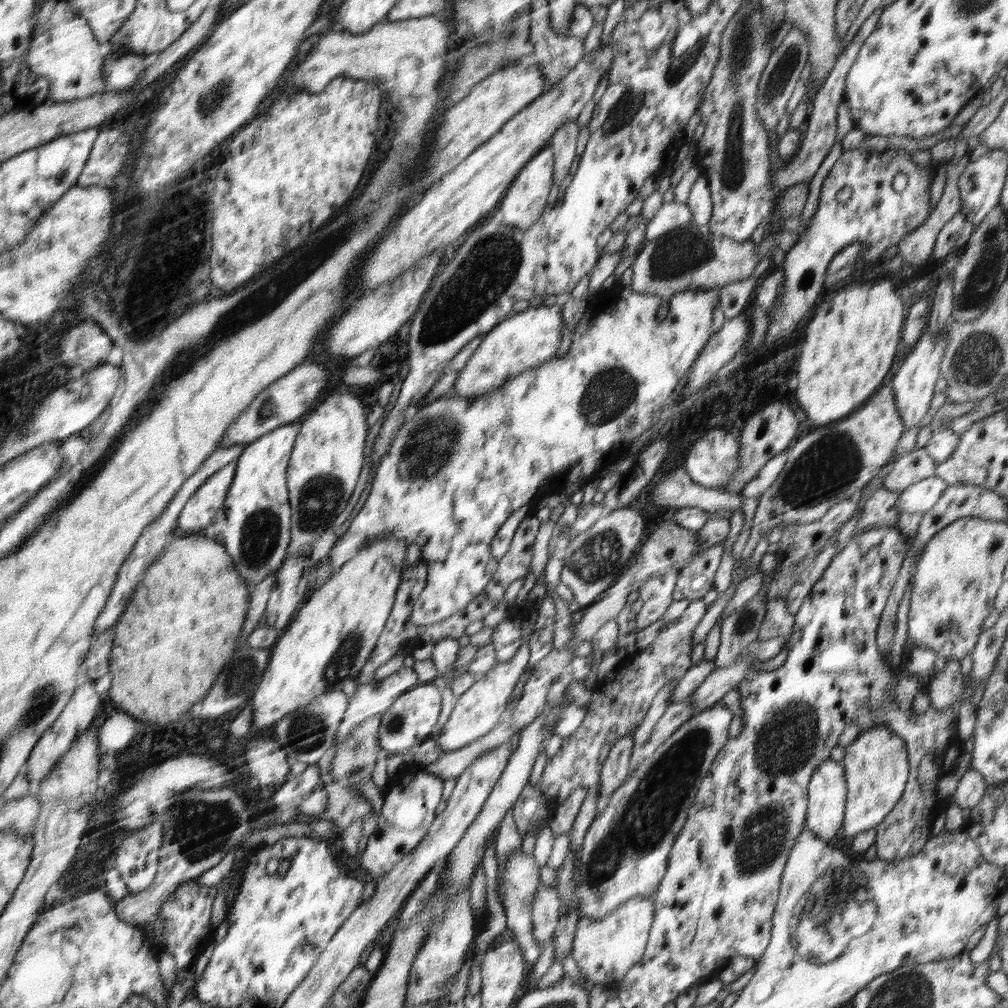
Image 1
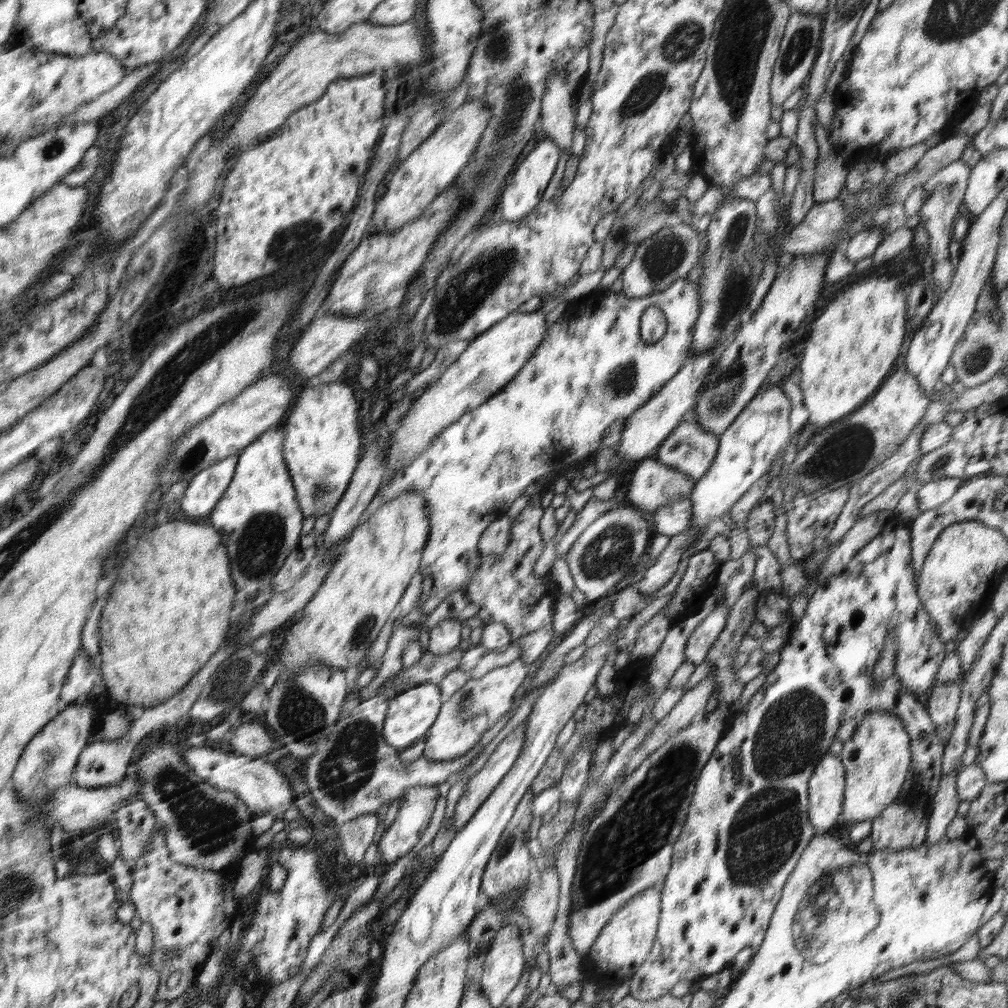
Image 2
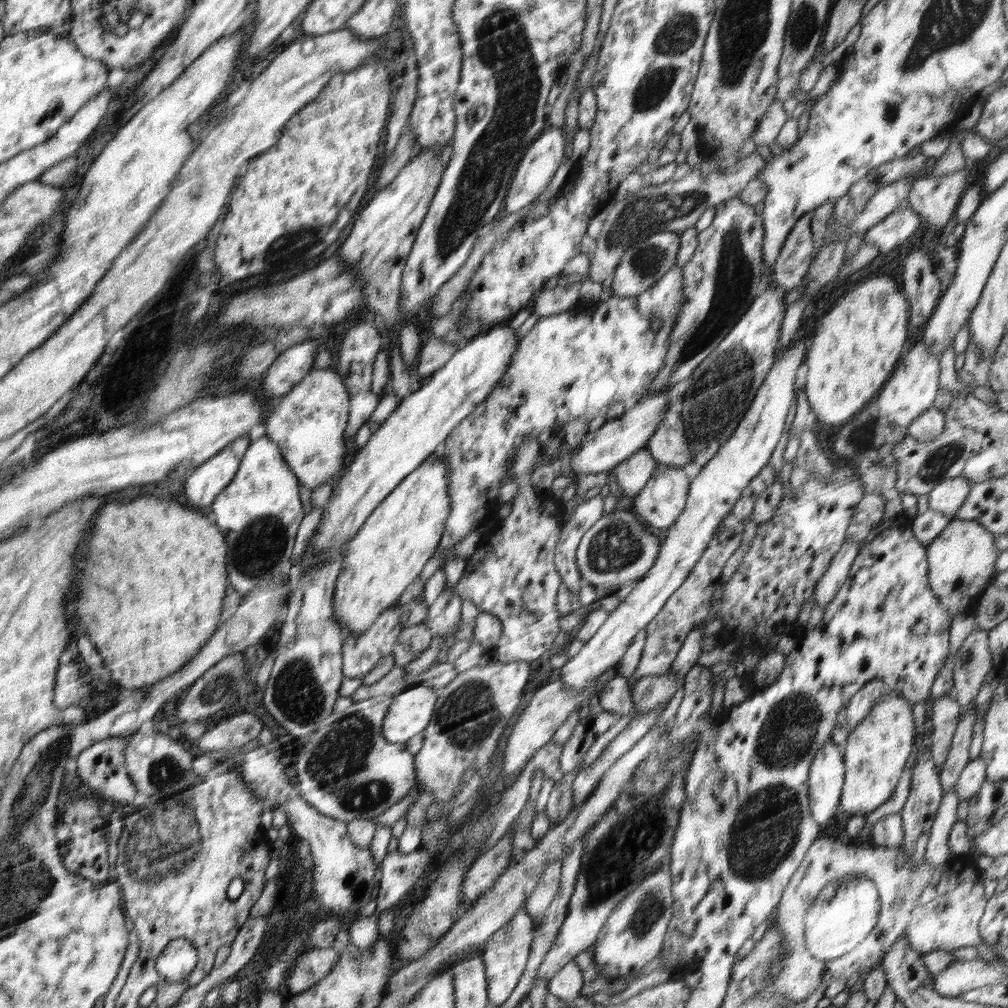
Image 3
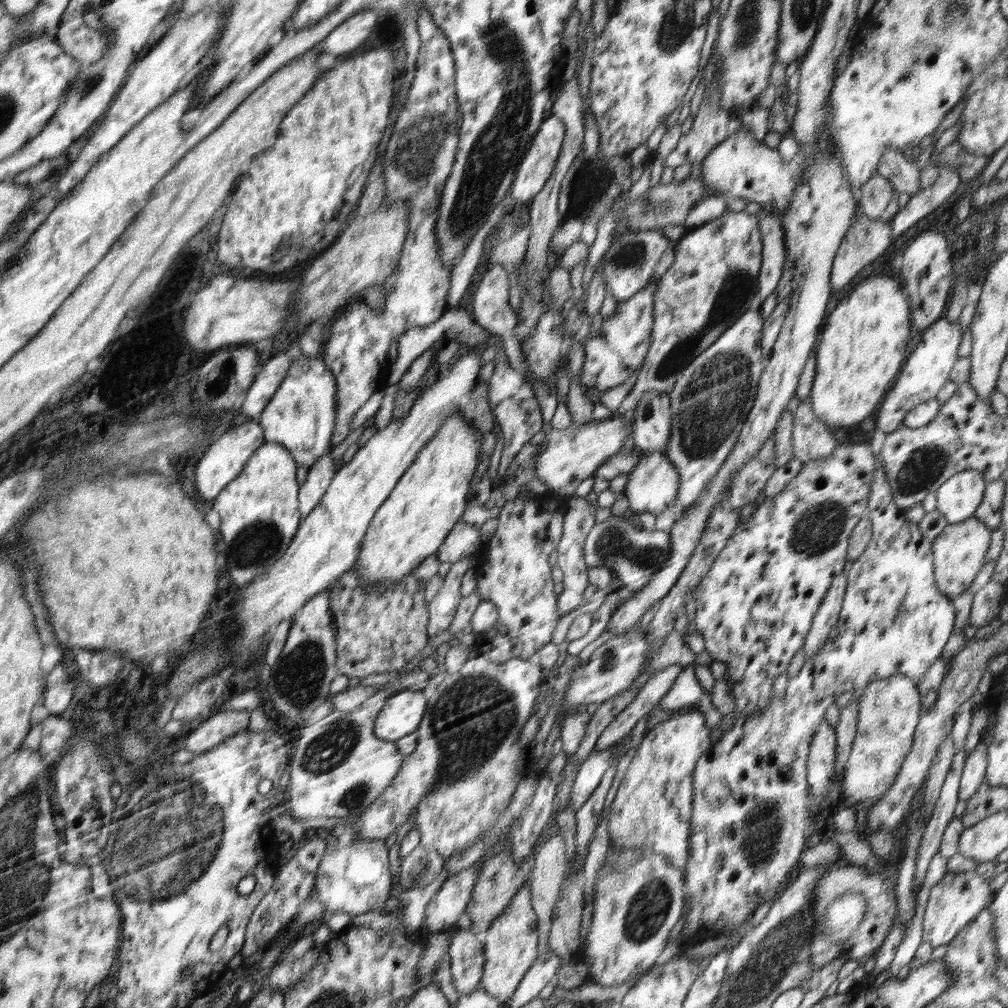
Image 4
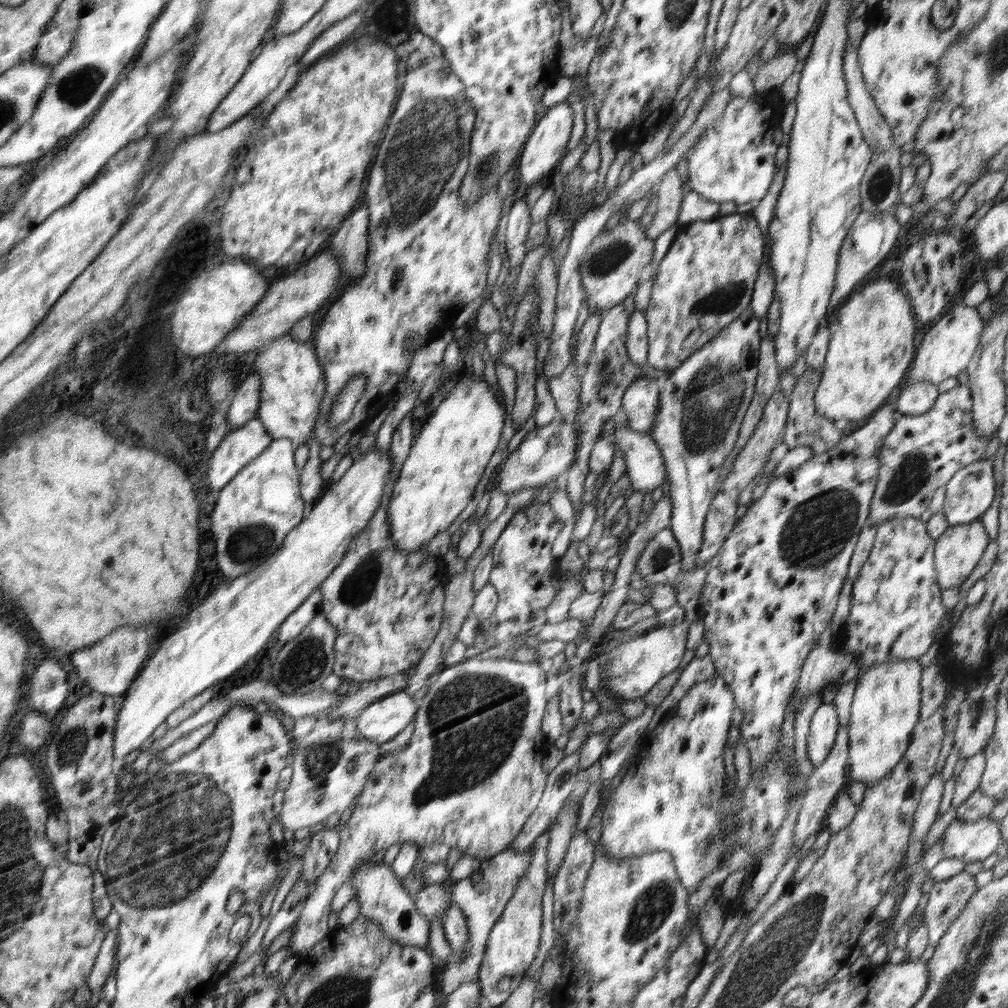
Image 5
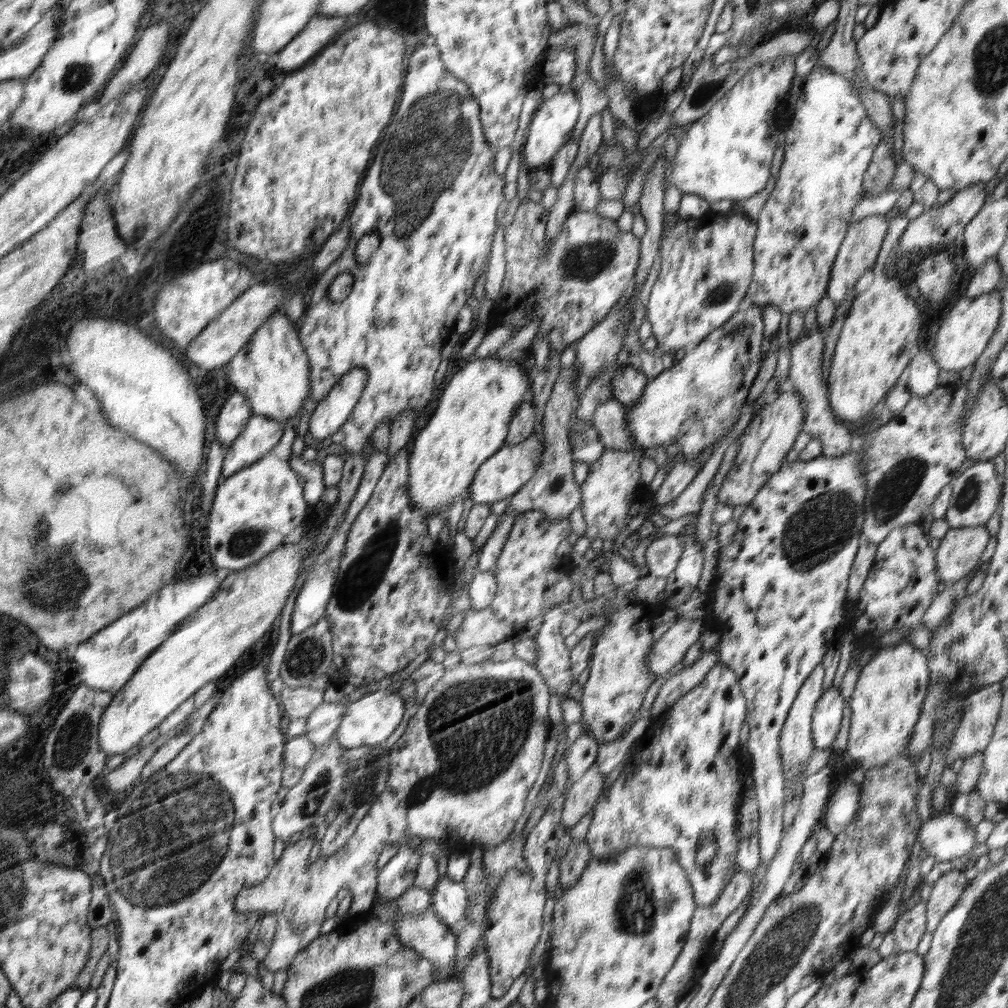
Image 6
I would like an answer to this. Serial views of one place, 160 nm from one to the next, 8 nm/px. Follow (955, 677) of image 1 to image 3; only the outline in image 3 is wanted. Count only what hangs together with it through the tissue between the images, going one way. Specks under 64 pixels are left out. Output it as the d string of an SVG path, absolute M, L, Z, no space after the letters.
M951 695L942 696L929 703L928 718L932 722L931 753L933 763L940 772L961 717L961 708Z

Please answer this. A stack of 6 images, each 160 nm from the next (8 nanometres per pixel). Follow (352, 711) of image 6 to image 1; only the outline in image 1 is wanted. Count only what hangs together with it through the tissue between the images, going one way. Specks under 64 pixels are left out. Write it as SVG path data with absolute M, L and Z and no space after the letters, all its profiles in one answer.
M418 683L401 695L384 713L379 726L379 745L388 753L397 754L415 749L431 738L433 727L442 709L441 685Z

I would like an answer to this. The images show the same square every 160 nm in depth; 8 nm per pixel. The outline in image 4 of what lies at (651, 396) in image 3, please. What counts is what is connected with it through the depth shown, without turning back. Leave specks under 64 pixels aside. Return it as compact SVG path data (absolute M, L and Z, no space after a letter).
M628 416L609 417L580 427L571 423L569 428L560 431L552 428L543 438L535 458L537 477L551 488L551 492L563 491L563 497L567 499L584 479L592 476L605 460L623 448L630 429Z

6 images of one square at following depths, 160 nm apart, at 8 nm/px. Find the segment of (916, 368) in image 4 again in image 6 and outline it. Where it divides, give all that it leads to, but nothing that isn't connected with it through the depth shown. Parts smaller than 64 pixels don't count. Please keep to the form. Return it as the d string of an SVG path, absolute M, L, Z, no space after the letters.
M994 289L976 298L964 297L958 300L938 328L936 339L930 343L936 365L947 371L960 371L968 366L974 366L981 352L986 348L990 337L994 334L1001 312L1001 290Z

